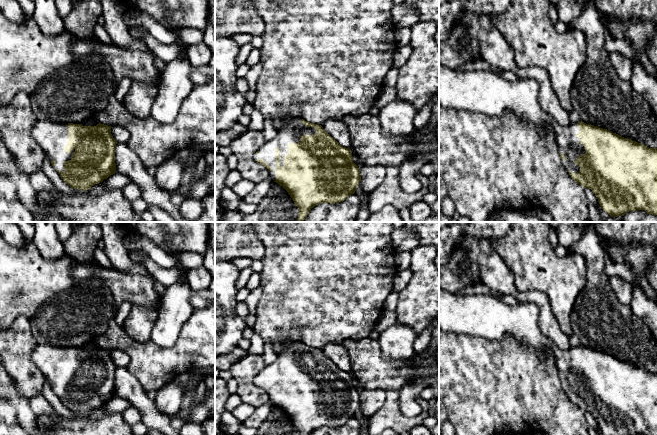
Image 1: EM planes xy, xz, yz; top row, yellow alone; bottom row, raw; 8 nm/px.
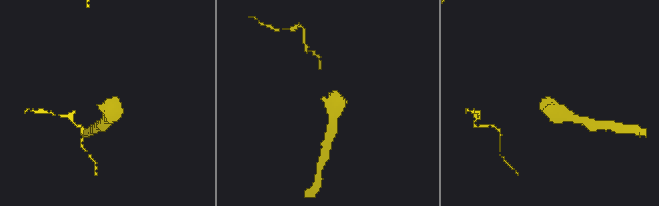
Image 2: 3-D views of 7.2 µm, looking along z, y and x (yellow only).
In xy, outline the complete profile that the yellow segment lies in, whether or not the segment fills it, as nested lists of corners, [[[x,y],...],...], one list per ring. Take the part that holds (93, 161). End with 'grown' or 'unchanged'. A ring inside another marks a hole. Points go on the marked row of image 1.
[[[37,120],[32,128],[32,137],[48,156],[63,181],[73,189],[85,191],[116,172],[115,149],[118,142],[113,138],[111,128],[101,123],[96,126],[83,126]]] | grown

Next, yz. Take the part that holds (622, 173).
[[[439,64],[439,105],[443,108],[464,109],[483,113],[488,116],[500,116],[506,110],[514,111],[525,121],[531,123],[545,136],[552,130],[559,146],[560,157],[571,178],[584,188],[593,191],[601,208],[612,217],[624,216],[629,211],[645,210],[647,214],[657,215],[657,148],[649,148],[610,130],[582,121],[561,126],[551,115],[545,112],[539,103],[539,84],[534,79],[507,81],[490,69],[461,71]]] | grown

